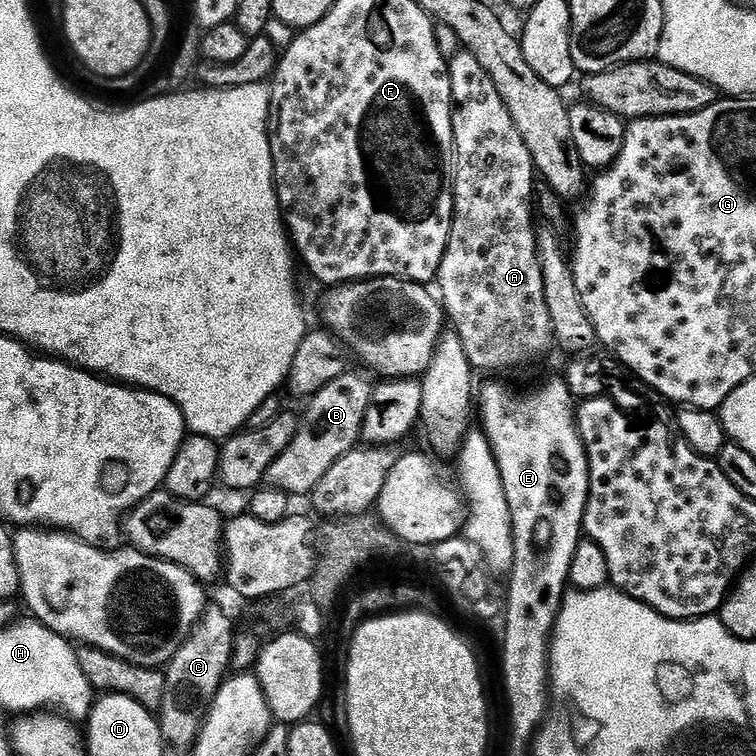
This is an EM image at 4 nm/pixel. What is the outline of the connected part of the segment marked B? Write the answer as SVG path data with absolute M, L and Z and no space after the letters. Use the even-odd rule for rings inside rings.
M345 371L344 375L322 386L322 390L315 392L307 401L308 409L304 416L302 412L294 440L270 466L266 480L271 487L288 493L292 498L307 497L314 486L322 482L326 470L330 470L342 454L357 447L363 435L366 409L376 385L369 373L360 372Z

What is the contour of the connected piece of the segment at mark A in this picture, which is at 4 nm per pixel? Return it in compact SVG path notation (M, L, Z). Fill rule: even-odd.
M461 50L448 60L448 77L452 91L452 146L454 149L454 207L452 209L452 229L448 245L442 258L438 285L439 299L450 321L451 327L462 338L462 350L466 350L466 358L477 373L480 372L512 372L515 368L524 368L535 360L540 360L551 348L554 348L550 309L546 306L546 290L542 282L542 266L540 254L536 246L537 229L532 229L532 208L534 212L534 192L532 187L538 184L536 165L532 162L530 150L526 150L526 142L522 142L522 134L518 134L518 126L510 118L510 110L506 110L506 102L502 102L502 94L498 94L498 86L494 86L494 78L482 70L478 58L467 50Z

